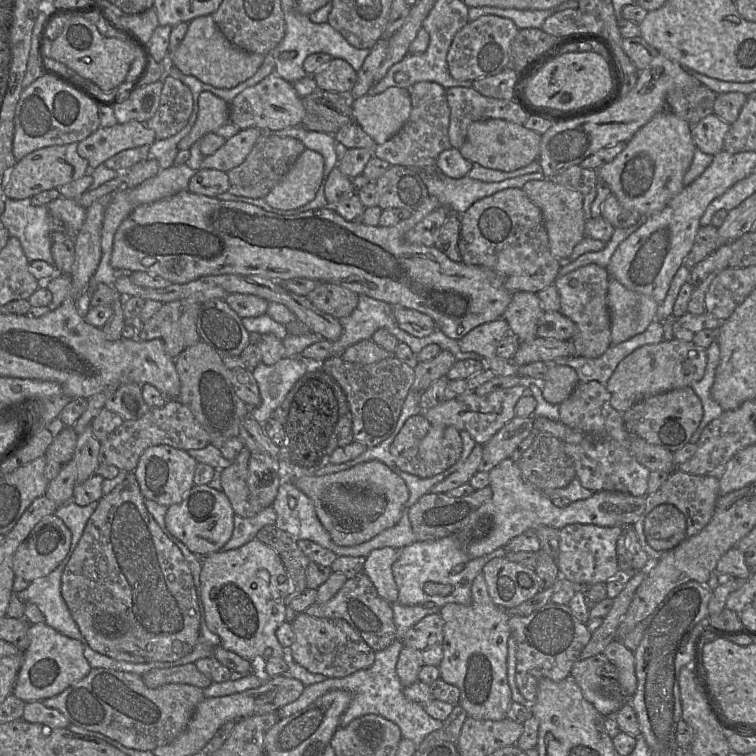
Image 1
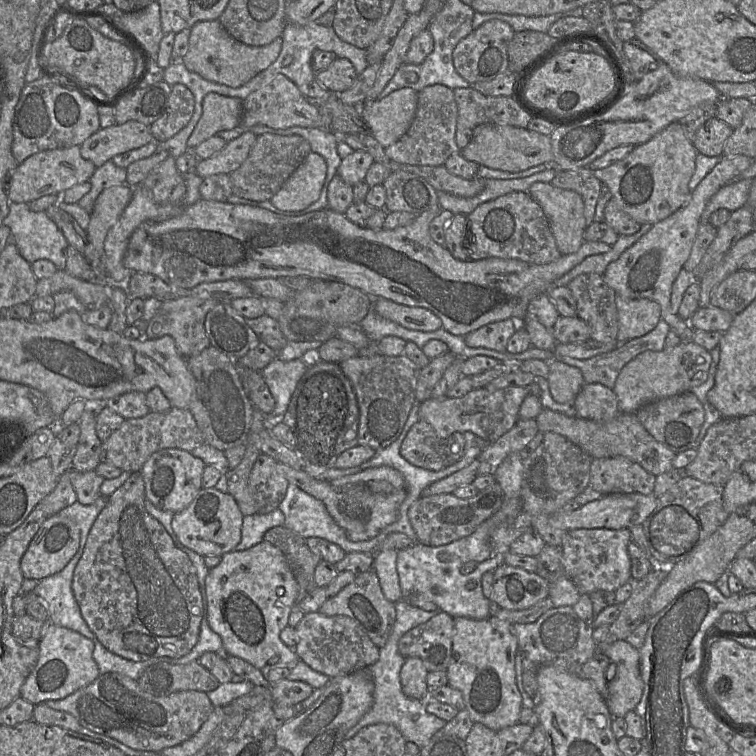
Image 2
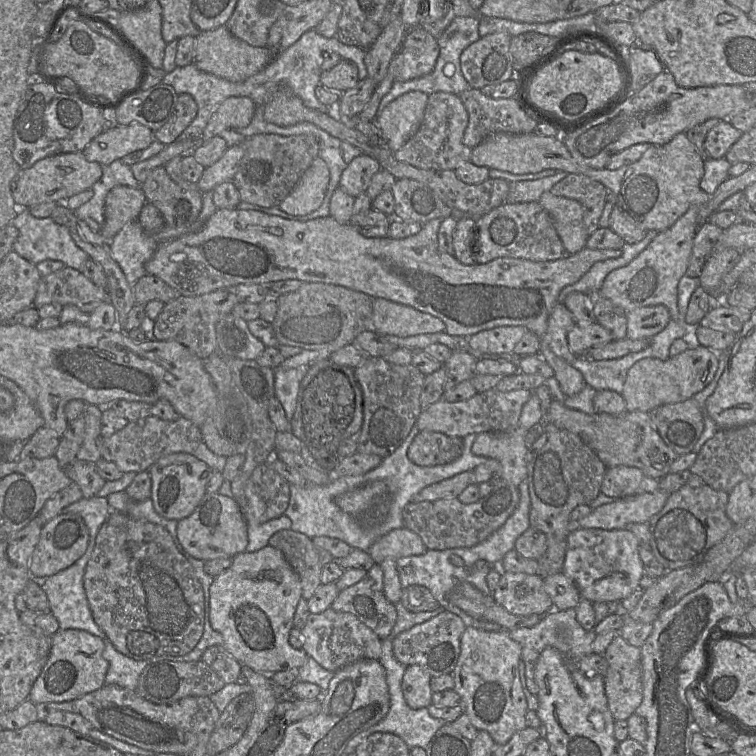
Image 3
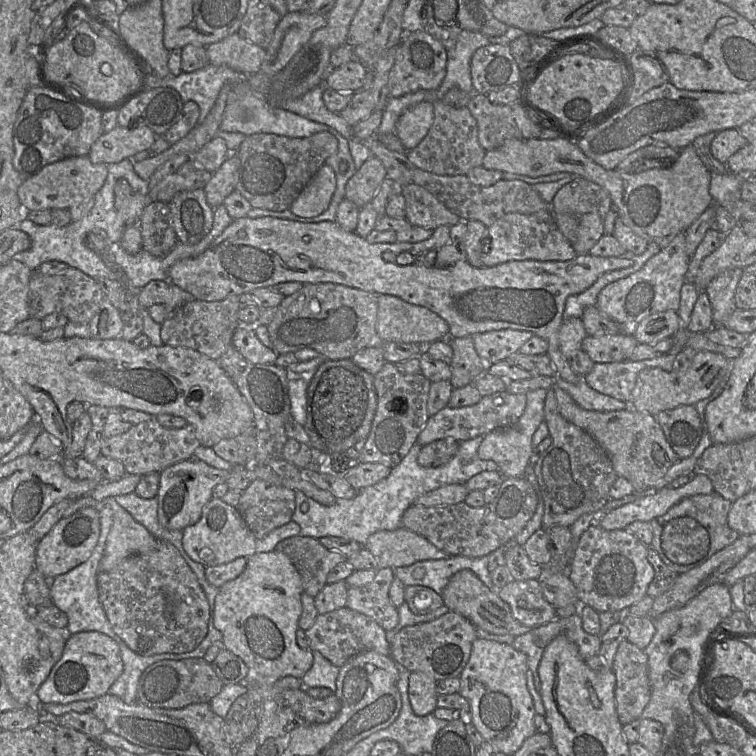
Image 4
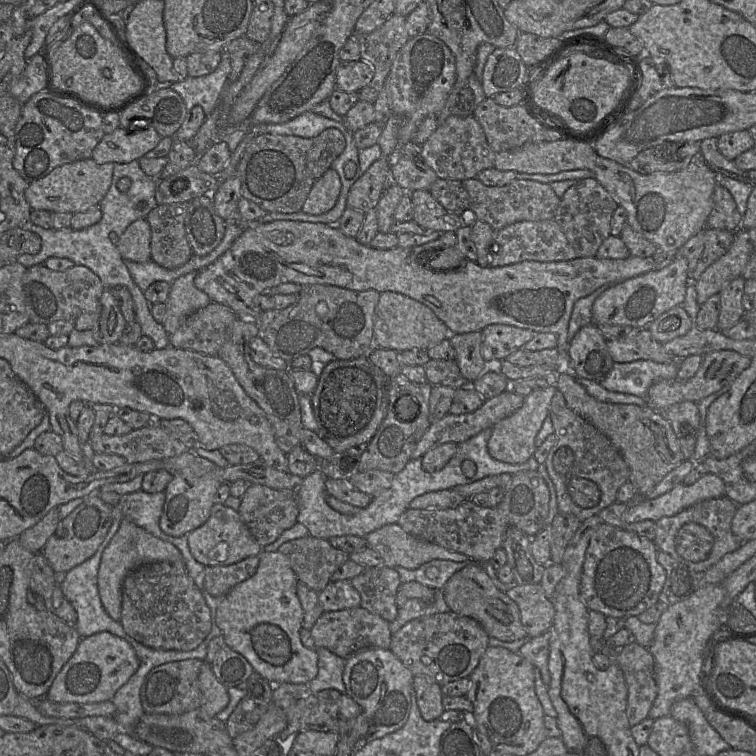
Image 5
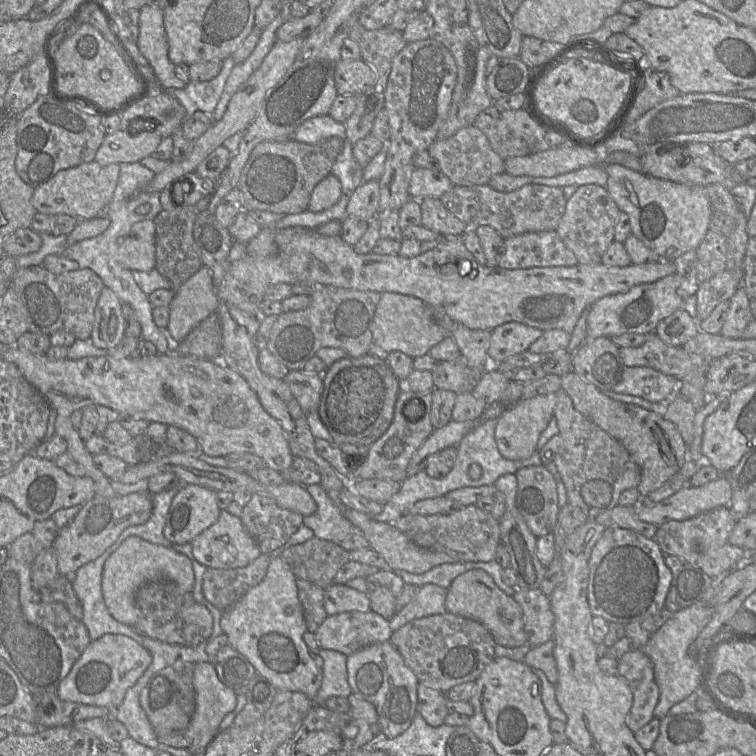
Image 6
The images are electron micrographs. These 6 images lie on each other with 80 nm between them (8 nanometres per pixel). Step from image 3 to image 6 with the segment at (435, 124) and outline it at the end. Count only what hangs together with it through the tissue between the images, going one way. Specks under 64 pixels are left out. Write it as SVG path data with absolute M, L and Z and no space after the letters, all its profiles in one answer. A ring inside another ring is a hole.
M475 125L464 127L447 139L436 139L427 151L453 185L486 185L494 175L505 173L505 160L494 152L486 135Z

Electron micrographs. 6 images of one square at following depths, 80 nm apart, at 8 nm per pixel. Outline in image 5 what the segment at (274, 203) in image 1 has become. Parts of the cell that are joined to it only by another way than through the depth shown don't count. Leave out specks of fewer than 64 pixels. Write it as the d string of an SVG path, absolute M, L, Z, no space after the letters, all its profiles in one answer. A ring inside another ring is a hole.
M330 168L313 184L301 211L320 215L331 210L337 202L340 191L339 175Z

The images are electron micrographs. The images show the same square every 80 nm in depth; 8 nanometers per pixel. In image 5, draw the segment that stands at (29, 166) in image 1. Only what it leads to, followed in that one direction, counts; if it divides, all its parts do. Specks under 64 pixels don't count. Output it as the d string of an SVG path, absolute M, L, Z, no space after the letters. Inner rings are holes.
M92 158L77 160L55 167L41 179L29 184L24 196L33 210L49 212L85 212L98 206L112 182L112 162L97 164Z

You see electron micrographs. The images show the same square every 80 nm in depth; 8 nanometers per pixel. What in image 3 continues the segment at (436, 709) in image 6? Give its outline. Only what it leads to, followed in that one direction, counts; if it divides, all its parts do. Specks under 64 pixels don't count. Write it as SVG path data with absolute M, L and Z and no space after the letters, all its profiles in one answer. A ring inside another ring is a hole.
M418 665L406 667L402 679L402 692L410 708L428 708L432 704L431 678L430 674Z

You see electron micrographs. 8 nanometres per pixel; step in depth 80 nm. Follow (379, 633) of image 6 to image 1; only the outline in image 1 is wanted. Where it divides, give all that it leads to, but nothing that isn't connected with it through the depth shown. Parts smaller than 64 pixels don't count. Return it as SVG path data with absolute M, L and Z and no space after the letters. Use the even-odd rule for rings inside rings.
M299 613L291 624L294 642L288 649L293 662L314 674L327 678L344 678L367 669L375 661L376 652L343 619L327 619Z

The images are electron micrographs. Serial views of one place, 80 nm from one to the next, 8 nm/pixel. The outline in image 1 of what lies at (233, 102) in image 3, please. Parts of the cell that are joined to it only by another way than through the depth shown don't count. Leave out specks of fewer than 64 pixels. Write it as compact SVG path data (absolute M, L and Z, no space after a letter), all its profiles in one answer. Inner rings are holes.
M203 91L198 98L198 116L191 131L178 143L179 150L189 149L206 134L214 132L230 120L230 104L211 92Z

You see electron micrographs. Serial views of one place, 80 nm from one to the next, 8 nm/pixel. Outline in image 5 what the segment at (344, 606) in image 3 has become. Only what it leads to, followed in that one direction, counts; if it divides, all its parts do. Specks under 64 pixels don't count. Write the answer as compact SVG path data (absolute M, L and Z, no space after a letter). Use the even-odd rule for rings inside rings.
M381 565L376 577L363 573L349 581L360 594L361 608L382 617L389 623L396 619L398 615L396 594L402 582L394 568Z

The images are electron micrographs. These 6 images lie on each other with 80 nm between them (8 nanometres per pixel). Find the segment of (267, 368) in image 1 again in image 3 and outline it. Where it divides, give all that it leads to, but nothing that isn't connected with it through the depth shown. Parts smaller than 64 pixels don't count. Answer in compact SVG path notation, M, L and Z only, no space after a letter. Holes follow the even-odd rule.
M302 365L296 368L282 368L280 366L274 368L275 396L280 401L289 420L295 412L300 384L308 367Z

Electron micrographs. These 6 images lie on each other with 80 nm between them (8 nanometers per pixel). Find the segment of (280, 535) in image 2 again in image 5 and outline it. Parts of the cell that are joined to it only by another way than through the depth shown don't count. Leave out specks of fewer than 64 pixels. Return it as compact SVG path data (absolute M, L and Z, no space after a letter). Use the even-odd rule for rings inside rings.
M311 535L287 541L278 551L289 559L298 582L318 593L349 558L347 552L333 547L327 539Z

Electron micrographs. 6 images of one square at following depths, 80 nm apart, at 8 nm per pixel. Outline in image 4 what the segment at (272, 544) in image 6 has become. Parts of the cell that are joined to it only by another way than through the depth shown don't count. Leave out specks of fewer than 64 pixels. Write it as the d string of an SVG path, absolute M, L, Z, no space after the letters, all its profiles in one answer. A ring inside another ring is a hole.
M254 479L240 494L238 511L257 539L292 520L295 491Z

